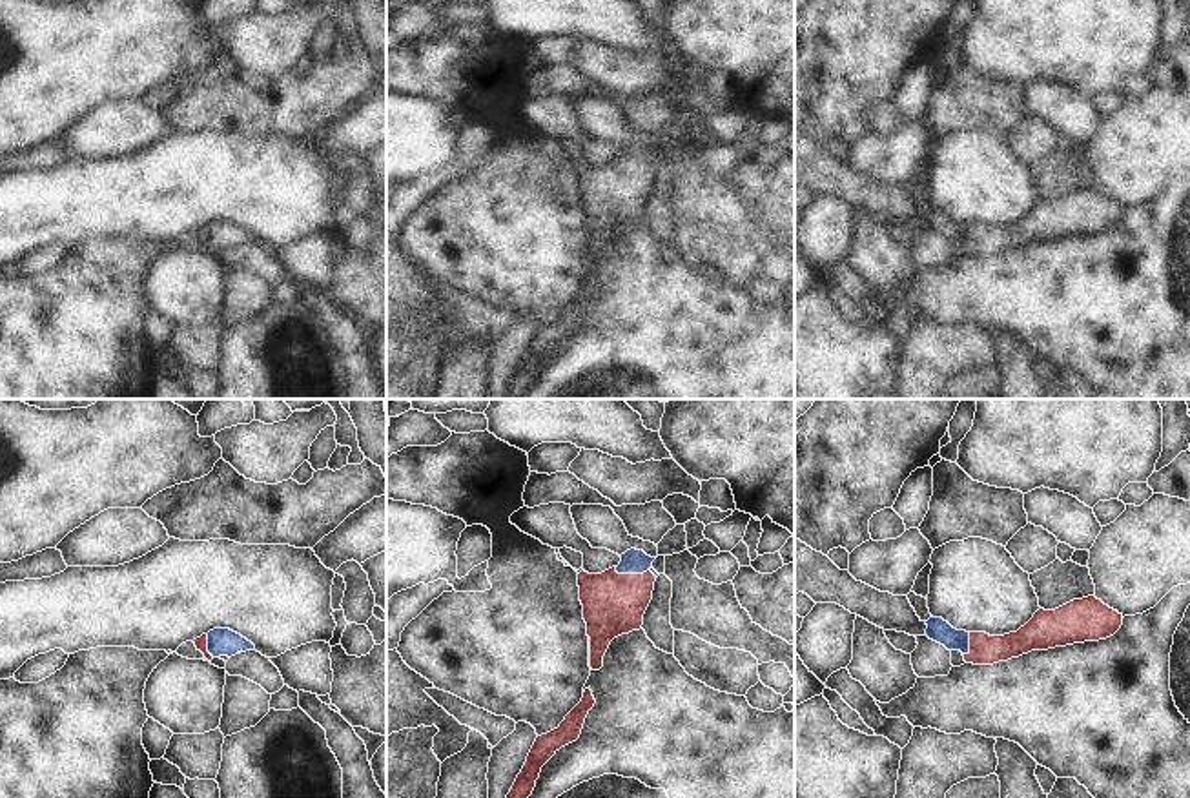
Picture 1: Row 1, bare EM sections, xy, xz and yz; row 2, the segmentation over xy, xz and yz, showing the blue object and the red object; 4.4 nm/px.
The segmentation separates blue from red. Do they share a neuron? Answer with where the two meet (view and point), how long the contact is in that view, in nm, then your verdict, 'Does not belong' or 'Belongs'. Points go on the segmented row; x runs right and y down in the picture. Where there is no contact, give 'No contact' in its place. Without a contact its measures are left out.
Touches blue at xz (635, 572). Shared border 200 nm. Belongs

